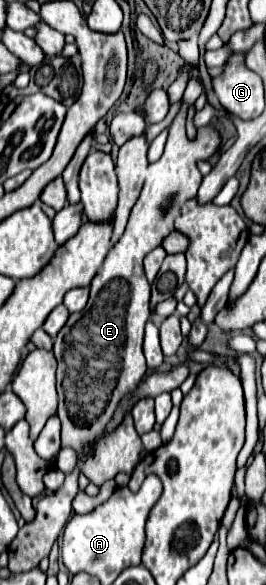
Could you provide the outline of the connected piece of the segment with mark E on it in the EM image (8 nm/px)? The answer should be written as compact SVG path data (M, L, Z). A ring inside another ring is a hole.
M190 80L182 96L180 112L170 126L164 154L156 164L148 166L148 176L140 198L132 208L126 232L120 242L110 248L100 272L94 276L84 312L72 312L64 328L53 338L52 352L58 365L56 388L61 447L72 446L80 454L84 442L100 442L96 444L96 452L82 464L82 474L96 486L112 480L118 472L132 474L140 462L142 442L130 414L110 436L104 436L104 431L122 396L132 392L146 374L142 338L144 324L150 318L150 284L144 276L142 260L174 230L174 218L180 214L178 202L196 196L202 182L196 160L208 160L220 148L220 136L210 126L200 128L196 140L186 138L186 114L200 94L200 82Z

